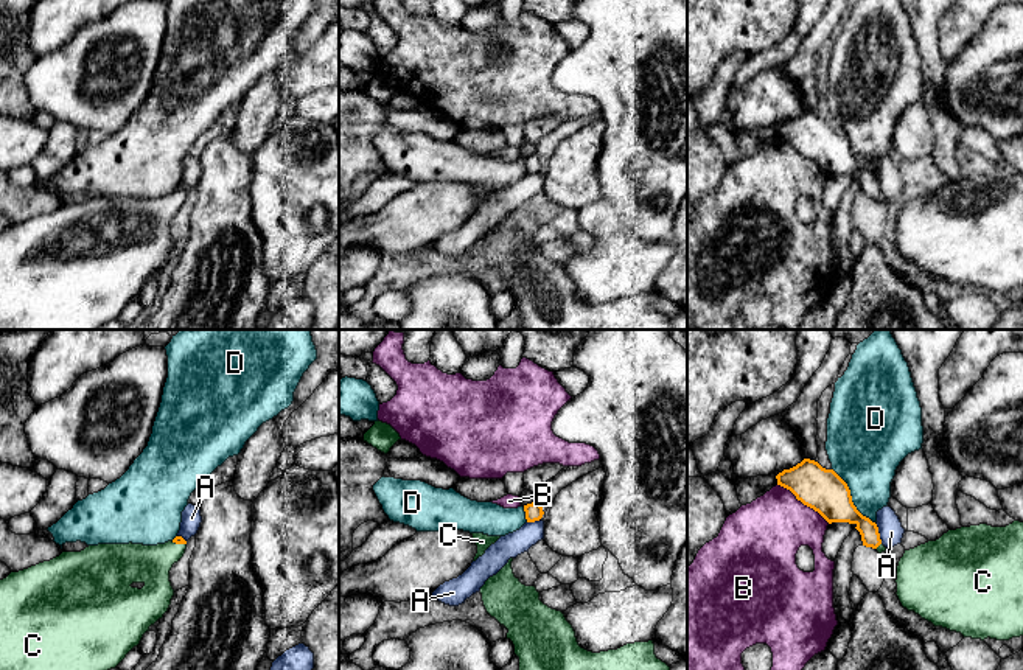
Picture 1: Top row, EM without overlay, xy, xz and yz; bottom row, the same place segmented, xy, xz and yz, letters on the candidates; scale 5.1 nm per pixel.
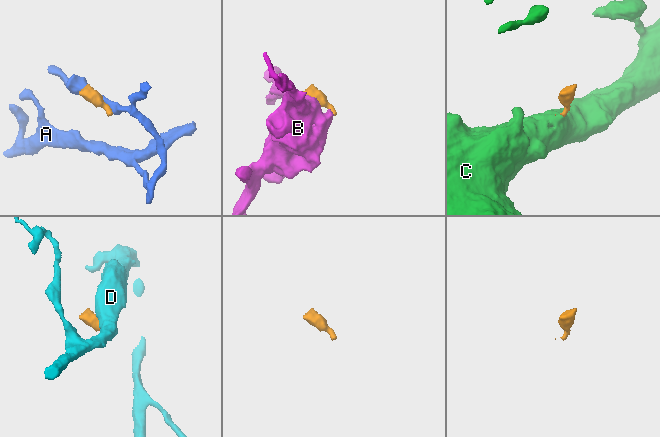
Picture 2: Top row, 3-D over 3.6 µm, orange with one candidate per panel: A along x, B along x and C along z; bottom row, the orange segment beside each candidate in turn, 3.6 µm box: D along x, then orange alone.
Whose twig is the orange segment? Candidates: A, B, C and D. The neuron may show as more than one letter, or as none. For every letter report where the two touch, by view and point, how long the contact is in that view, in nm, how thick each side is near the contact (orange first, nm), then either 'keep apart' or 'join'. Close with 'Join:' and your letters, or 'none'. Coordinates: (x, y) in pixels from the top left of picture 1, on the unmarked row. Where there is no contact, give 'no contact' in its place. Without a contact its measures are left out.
A: meets orange in yz at (879, 185); contact 110 nm long; 160 nm thick on the orange side, 130 nm on the other; keep apart
B: meets orange in yz at (804, 156); contact 340 nm long; 220 nm thick on the orange side, 360 nm on the other; keep apart
C: meets orange in xy at (179, 195); contact 80 nm long; 50 nm thick on the orange side, 200 nm on the other; join
D: meets orange in yz at (851, 150); contact 380 nm long; 220 nm thick on the orange side, 360 nm on the other; keep apart
Join: C

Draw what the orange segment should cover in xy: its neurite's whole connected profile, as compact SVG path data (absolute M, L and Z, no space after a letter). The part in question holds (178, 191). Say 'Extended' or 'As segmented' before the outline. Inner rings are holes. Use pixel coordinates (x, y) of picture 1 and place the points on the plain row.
Extended. M182 188L157 197L98 196L11 224L0 232L0 330L100 330L115 320L168 263L174 247L169 222L185 201Z

